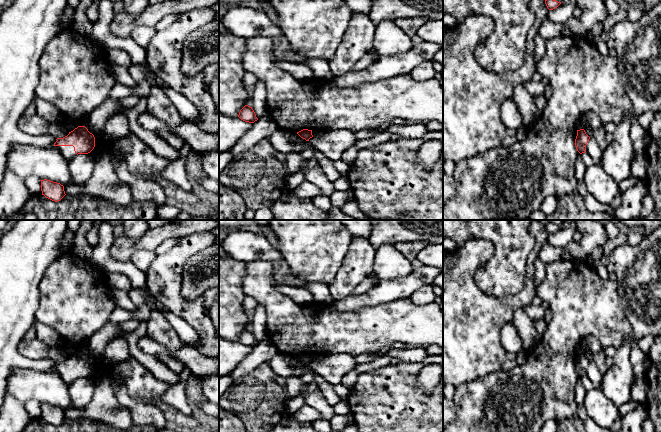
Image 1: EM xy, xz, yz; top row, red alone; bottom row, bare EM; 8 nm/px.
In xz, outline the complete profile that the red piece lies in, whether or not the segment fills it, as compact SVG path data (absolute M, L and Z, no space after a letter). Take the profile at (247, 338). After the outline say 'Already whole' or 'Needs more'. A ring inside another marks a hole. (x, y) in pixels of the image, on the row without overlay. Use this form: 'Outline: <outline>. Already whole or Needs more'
Outline: M245 329L239 336L238 341L245 345L245 346L249 346L249 347L254 347L255 345L258 344L258 342L256 341L256 338L254 336L254 334L252 333L252 331Z. Already whole

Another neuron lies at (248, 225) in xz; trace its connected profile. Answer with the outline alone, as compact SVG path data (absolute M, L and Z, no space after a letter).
M219 220L219 231L243 229L264 236L264 229L255 220Z

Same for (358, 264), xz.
M352 238L343 264L329 285L334 300L349 296L365 278L373 275L375 252L368 239Z

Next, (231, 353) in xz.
M219 337L219 378L229 376L252 352L253 348L239 341Z

